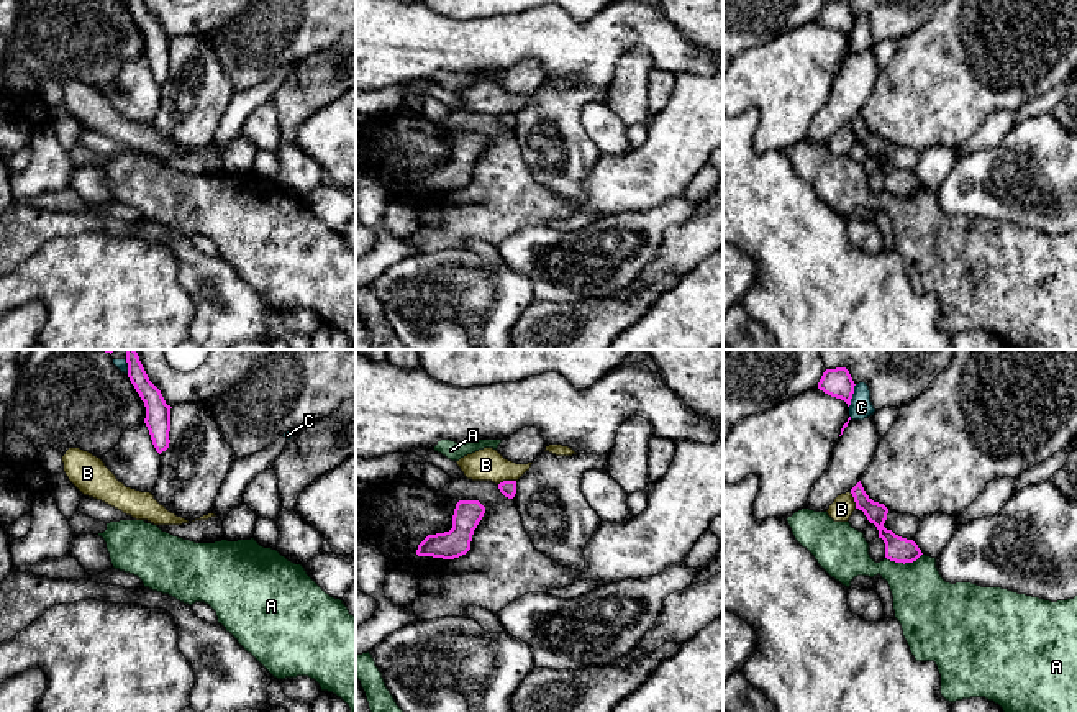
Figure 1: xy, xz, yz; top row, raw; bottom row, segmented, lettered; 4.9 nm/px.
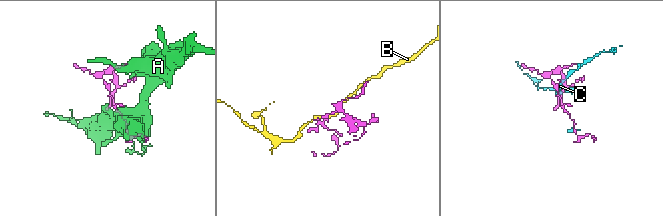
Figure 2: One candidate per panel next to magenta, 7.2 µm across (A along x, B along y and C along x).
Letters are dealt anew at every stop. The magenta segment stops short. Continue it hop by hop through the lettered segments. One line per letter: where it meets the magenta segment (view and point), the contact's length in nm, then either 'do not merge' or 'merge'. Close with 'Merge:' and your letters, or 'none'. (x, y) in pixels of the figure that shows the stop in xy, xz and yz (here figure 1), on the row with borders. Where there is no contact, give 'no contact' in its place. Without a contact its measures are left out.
A: yz (904, 563) | 190 nm | do not merge
B: xz (507, 481) | 90 nm | do not merge
C: yz (851, 396) | 120 nm | do not merge
Merge: none

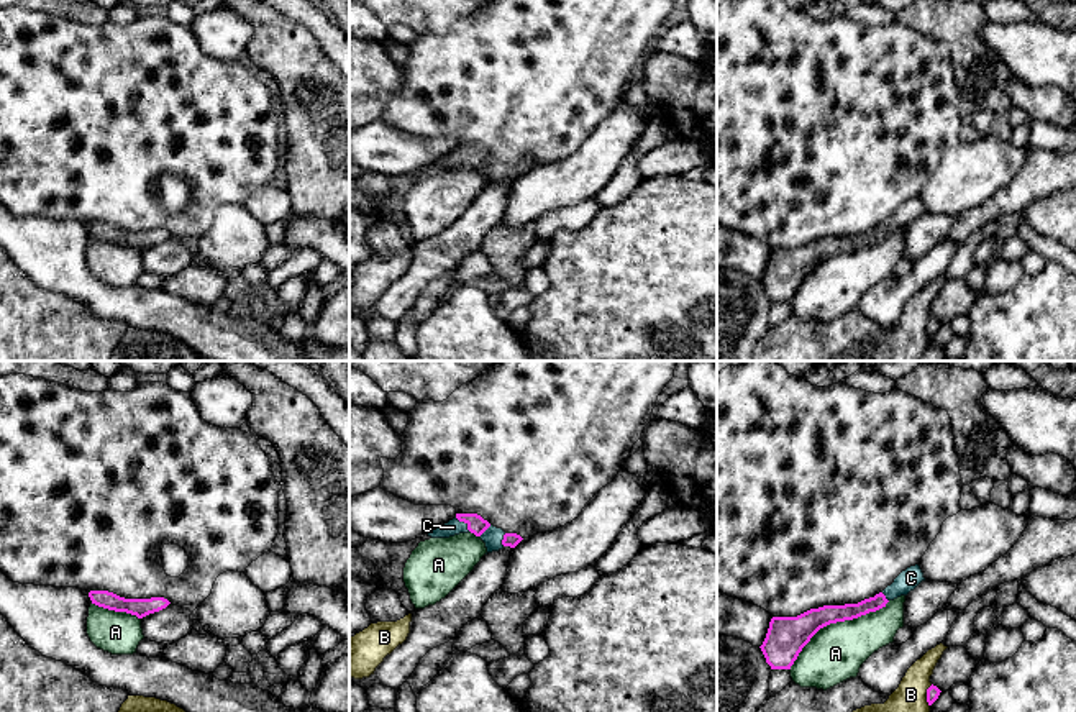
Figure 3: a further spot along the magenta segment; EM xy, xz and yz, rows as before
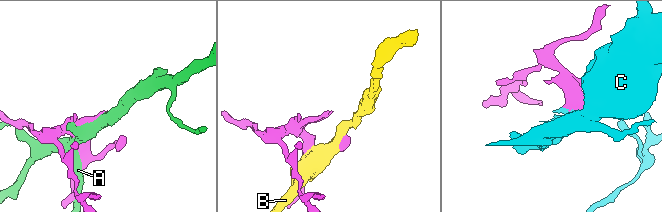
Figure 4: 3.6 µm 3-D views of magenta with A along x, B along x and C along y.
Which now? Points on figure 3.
A: yz (834, 622) | 600 nm | do not merge
B: yz (927, 696) | 110 nm | do not merge
C: xz (463, 520) | 100 nm | merge
Merge: C

